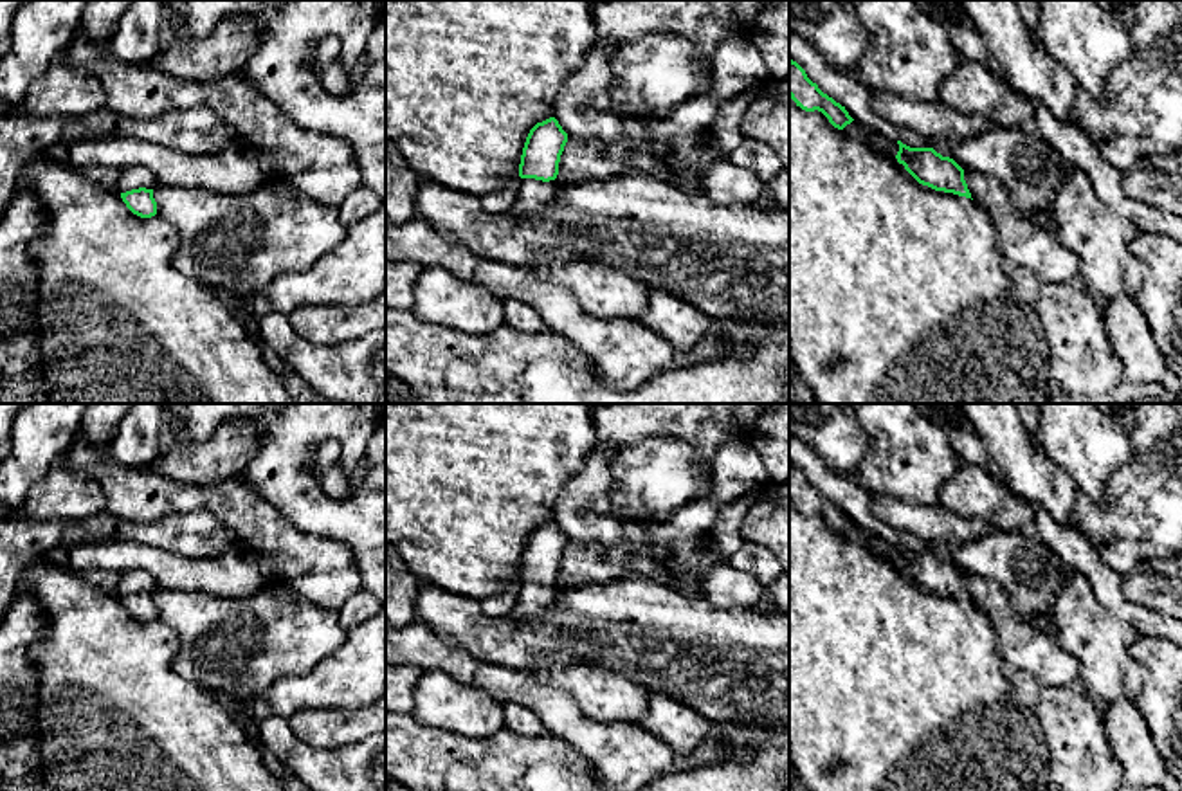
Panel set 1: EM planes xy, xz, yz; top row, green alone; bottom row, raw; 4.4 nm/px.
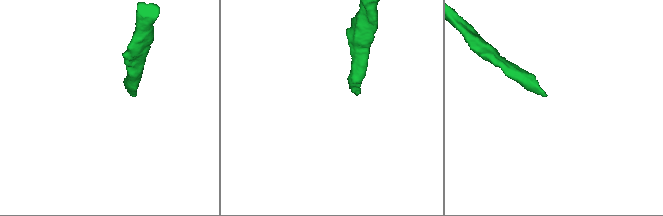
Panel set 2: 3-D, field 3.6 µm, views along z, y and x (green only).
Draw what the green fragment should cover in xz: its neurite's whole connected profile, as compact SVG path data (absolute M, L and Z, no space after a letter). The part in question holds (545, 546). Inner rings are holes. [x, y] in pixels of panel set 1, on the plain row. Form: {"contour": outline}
{"contour": "M555 521L530 533L519 568L521 593L510 613L514 618L530 620L557 598L559 566L566 546L568 537Z"}

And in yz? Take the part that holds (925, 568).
{"contour": "M897 544L897 566L923 589L973 602L989 618L1009 670L1025 670L1045 686L1077 685L1077 661L1056 640L1020 616L1007 593L993 580L962 573L933 551Z"}

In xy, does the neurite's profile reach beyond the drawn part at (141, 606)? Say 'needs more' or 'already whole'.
needs more

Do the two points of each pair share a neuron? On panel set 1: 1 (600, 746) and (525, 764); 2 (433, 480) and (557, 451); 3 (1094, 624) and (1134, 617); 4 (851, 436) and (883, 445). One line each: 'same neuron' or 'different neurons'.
1: different neurons
2: same neuron
3: different neurons
4: different neurons

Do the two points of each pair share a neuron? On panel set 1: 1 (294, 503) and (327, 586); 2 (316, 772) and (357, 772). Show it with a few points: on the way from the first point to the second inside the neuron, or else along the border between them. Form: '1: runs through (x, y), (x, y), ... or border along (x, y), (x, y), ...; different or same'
1: border along (276, 507), (296, 528), (348, 546); different
2: runs through (327, 772), (346, 772); same

